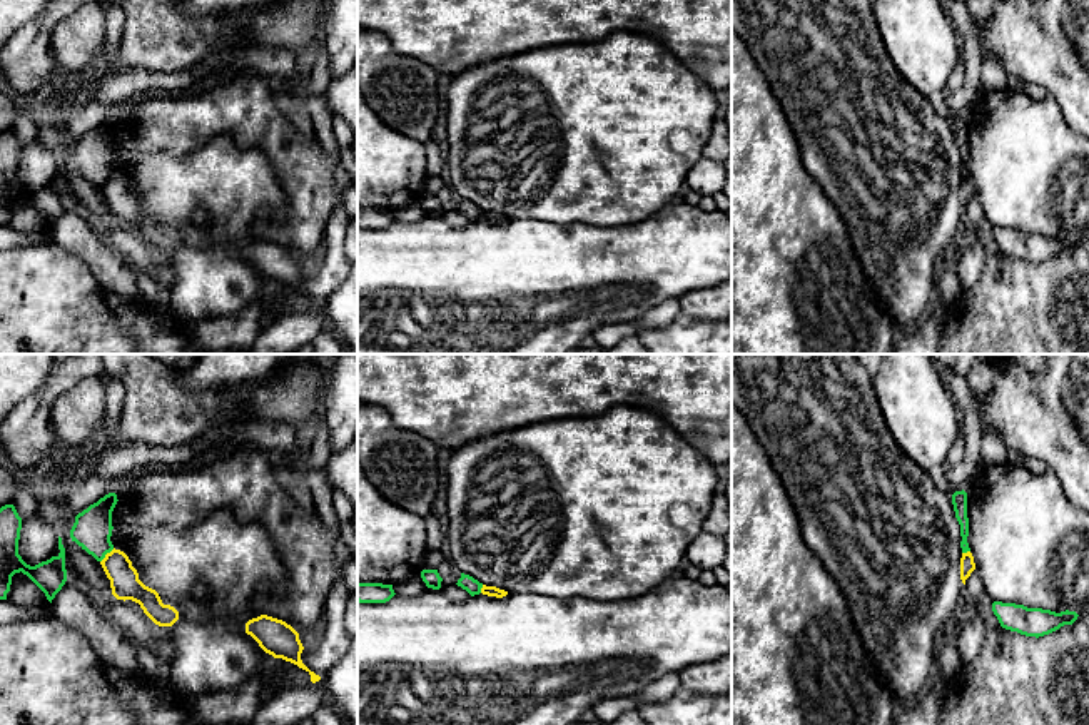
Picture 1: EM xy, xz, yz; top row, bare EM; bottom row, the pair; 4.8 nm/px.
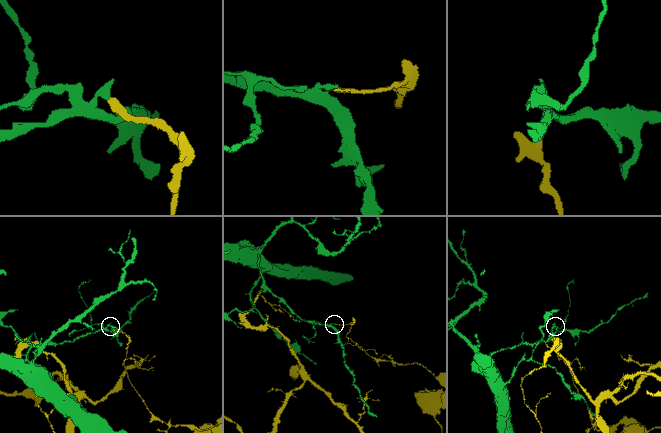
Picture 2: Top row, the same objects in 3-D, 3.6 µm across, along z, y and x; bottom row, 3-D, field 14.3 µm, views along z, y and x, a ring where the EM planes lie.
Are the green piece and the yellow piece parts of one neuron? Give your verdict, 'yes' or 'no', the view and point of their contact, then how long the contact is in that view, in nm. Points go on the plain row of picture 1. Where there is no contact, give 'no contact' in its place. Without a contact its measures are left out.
no | xy (106, 179) | 100 nm

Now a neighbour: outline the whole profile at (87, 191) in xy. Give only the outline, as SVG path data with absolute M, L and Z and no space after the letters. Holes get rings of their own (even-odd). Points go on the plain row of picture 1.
M68 142L58 152L62 170L65 174L65 185L72 189L100 219L102 224L112 222L110 205L107 204L100 187L89 180L70 164L70 155L75 142Z

